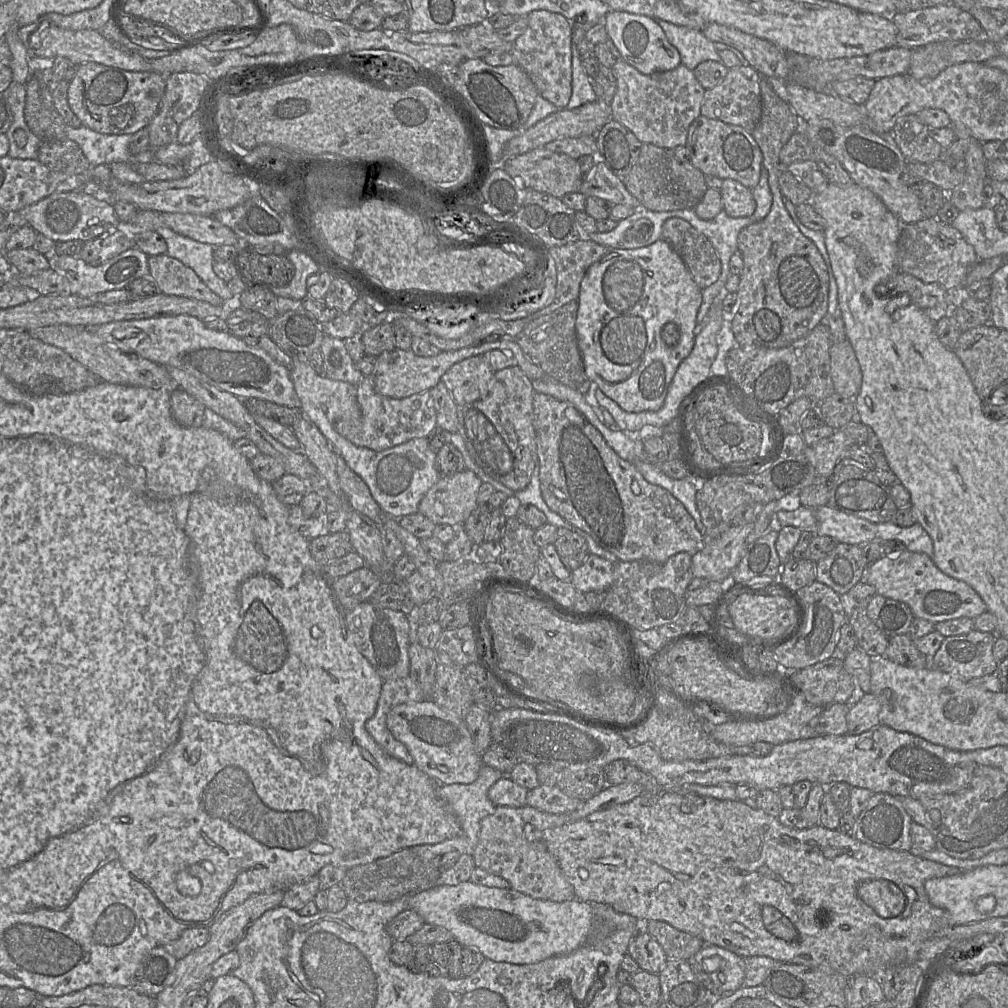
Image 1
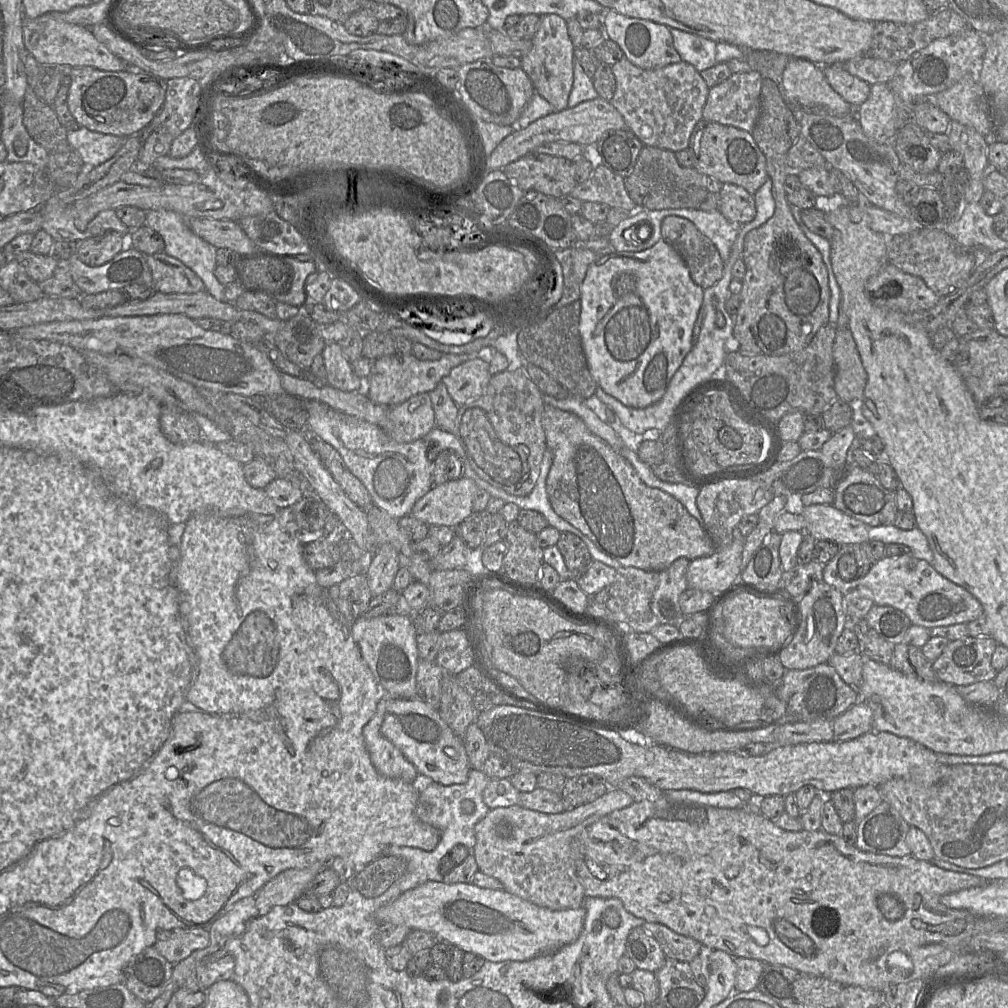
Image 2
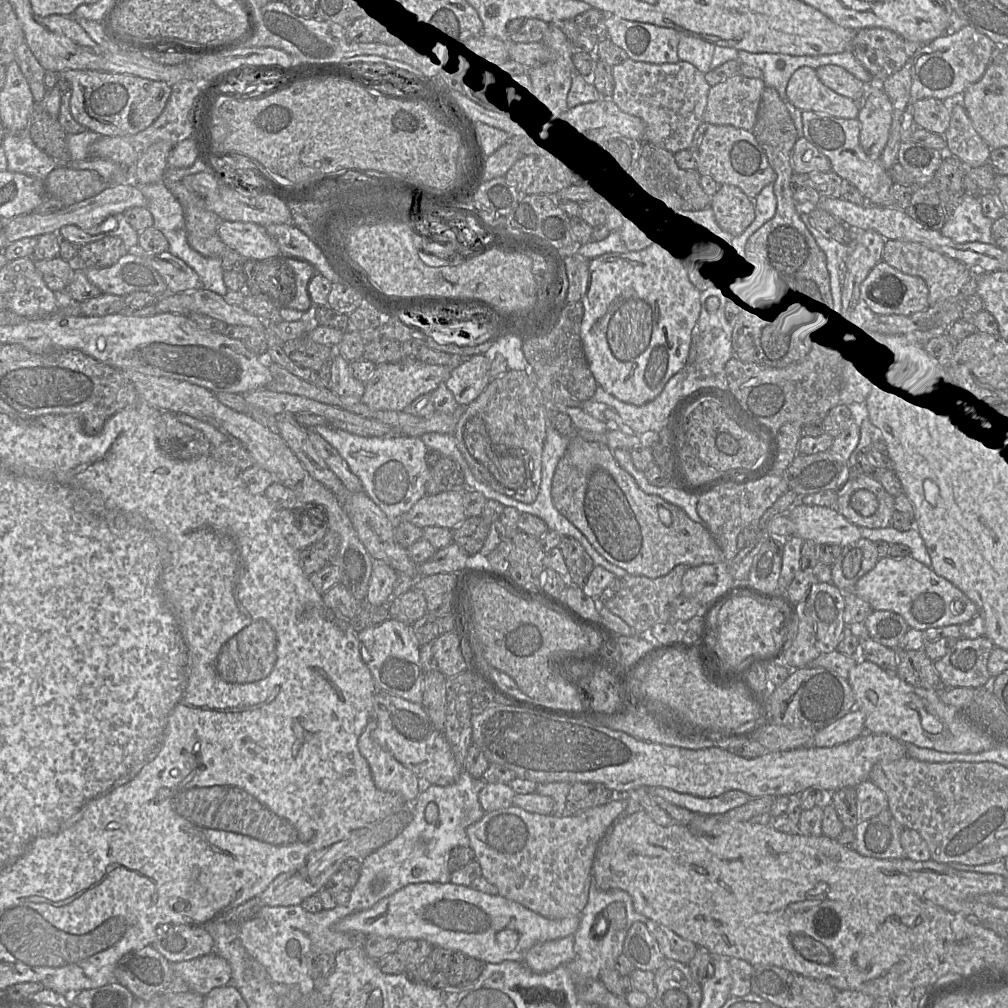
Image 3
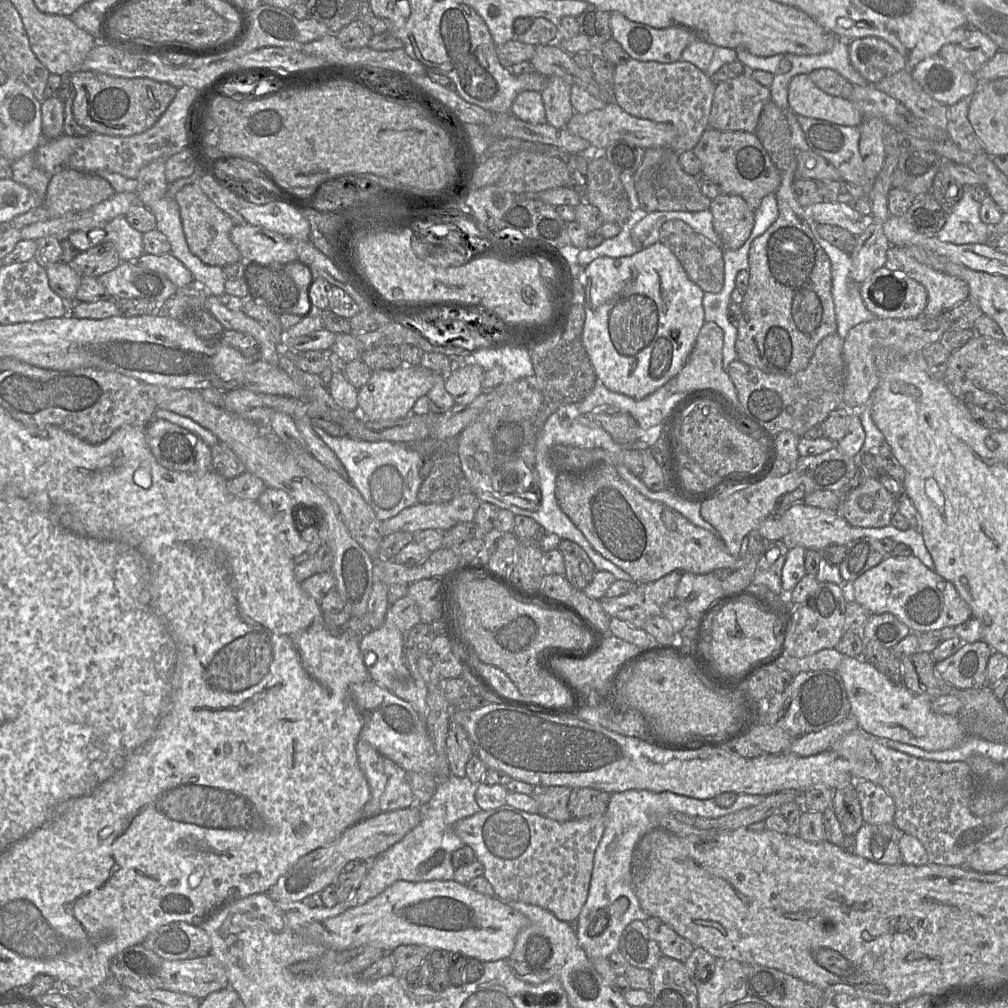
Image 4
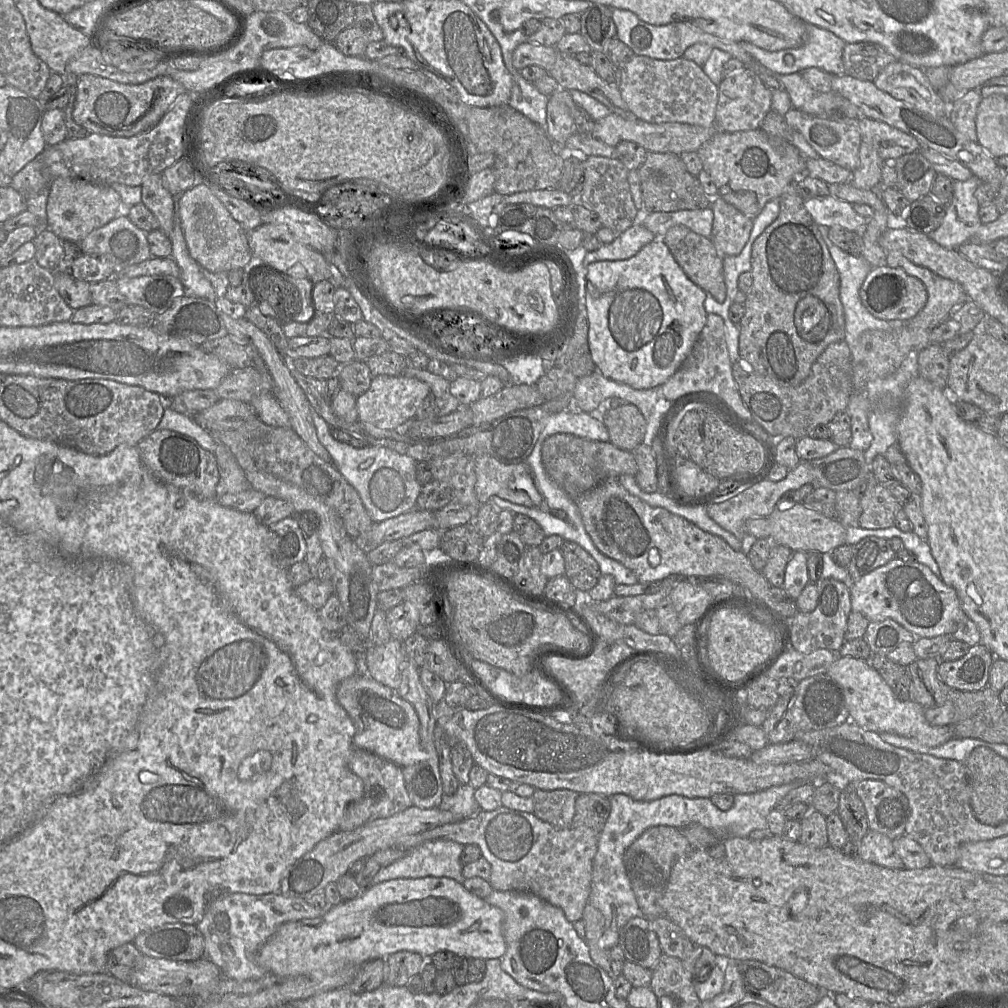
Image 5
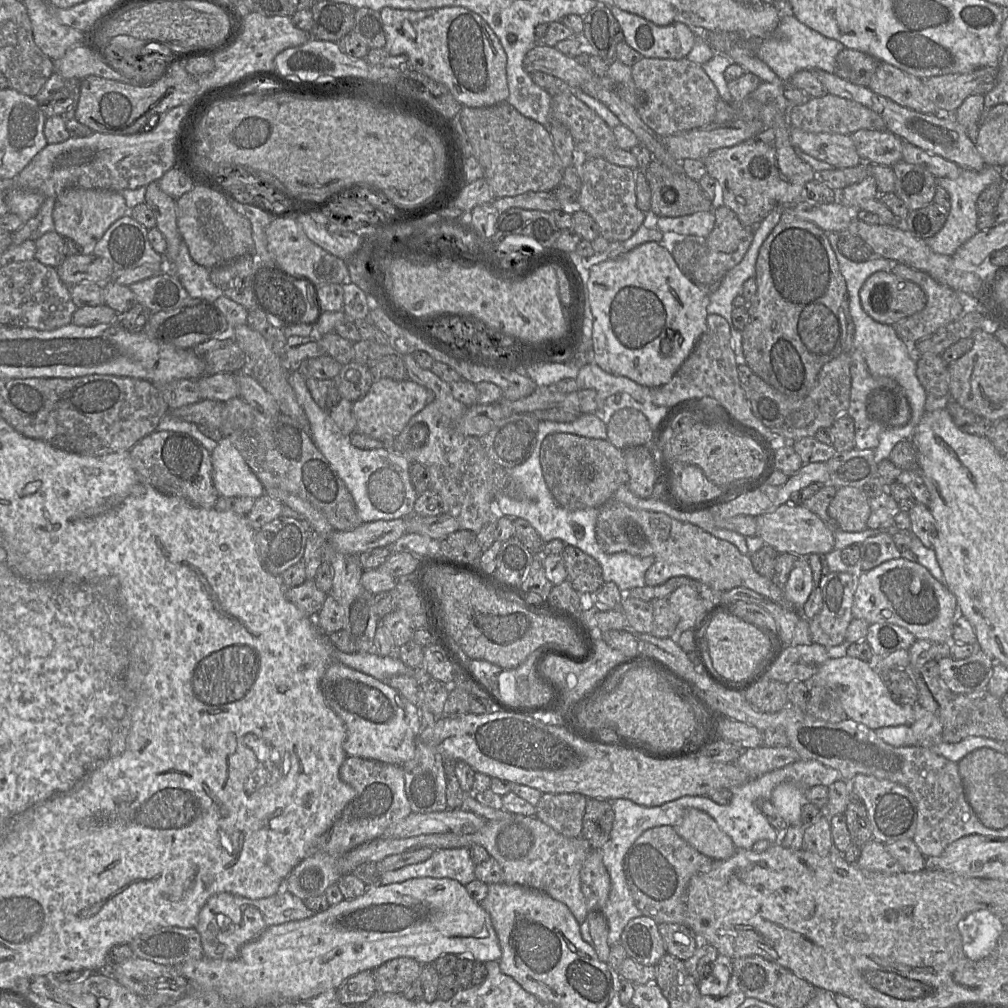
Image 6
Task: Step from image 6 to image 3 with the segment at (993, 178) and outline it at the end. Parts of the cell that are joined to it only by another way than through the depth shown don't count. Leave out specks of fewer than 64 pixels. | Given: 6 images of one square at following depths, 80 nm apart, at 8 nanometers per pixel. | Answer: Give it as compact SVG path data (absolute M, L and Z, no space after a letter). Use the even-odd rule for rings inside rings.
M965 195L940 232L956 243L980 242L995 245L993 220L986 217L979 198Z

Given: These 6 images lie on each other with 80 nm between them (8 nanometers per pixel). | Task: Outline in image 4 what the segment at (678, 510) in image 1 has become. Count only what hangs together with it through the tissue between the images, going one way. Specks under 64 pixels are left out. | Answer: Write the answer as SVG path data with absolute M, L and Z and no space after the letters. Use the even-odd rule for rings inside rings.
M600 463L583 473L559 472L555 496L560 509L583 533L594 550L628 573L633 582L653 582L673 571L707 574L740 567L740 557L729 553L719 535L695 526L666 504L646 498L623 480L613 465Z

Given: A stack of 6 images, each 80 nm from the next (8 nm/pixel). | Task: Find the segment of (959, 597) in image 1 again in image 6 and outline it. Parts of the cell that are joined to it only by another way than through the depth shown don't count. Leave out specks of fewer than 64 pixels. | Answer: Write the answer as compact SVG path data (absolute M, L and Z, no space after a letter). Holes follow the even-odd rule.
M891 559L863 572L857 580L852 616L869 624L892 623L907 629L916 639L952 643L957 610L955 595L918 562Z

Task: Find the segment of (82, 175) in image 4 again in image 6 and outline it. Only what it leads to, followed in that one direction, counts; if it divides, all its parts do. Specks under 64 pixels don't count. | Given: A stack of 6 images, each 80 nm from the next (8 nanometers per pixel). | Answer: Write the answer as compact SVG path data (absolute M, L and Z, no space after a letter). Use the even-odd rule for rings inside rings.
M68 188L55 198L54 229L63 238L71 238L83 247L92 248L106 230L126 214L128 214L128 207L125 199L117 191Z

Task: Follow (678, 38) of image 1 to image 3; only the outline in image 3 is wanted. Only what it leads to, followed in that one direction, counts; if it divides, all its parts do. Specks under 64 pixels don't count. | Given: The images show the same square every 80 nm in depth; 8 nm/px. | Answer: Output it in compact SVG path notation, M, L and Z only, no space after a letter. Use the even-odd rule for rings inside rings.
M680 33L678 56L681 61L691 63L706 74L711 70L715 47L716 45L709 41Z

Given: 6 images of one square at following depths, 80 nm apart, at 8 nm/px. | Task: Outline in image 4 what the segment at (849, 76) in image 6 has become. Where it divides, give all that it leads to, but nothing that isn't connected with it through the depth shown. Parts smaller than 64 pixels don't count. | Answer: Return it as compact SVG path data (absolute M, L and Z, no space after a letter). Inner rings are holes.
M875 36L848 41L848 50L851 65L870 84L908 67L905 56Z

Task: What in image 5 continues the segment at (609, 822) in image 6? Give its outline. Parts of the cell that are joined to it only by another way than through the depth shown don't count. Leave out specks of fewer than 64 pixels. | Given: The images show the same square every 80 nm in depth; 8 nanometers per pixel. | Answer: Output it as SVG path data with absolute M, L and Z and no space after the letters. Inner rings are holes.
M580 793L575 801L572 827L588 827L600 834L609 817L610 807L608 796Z

